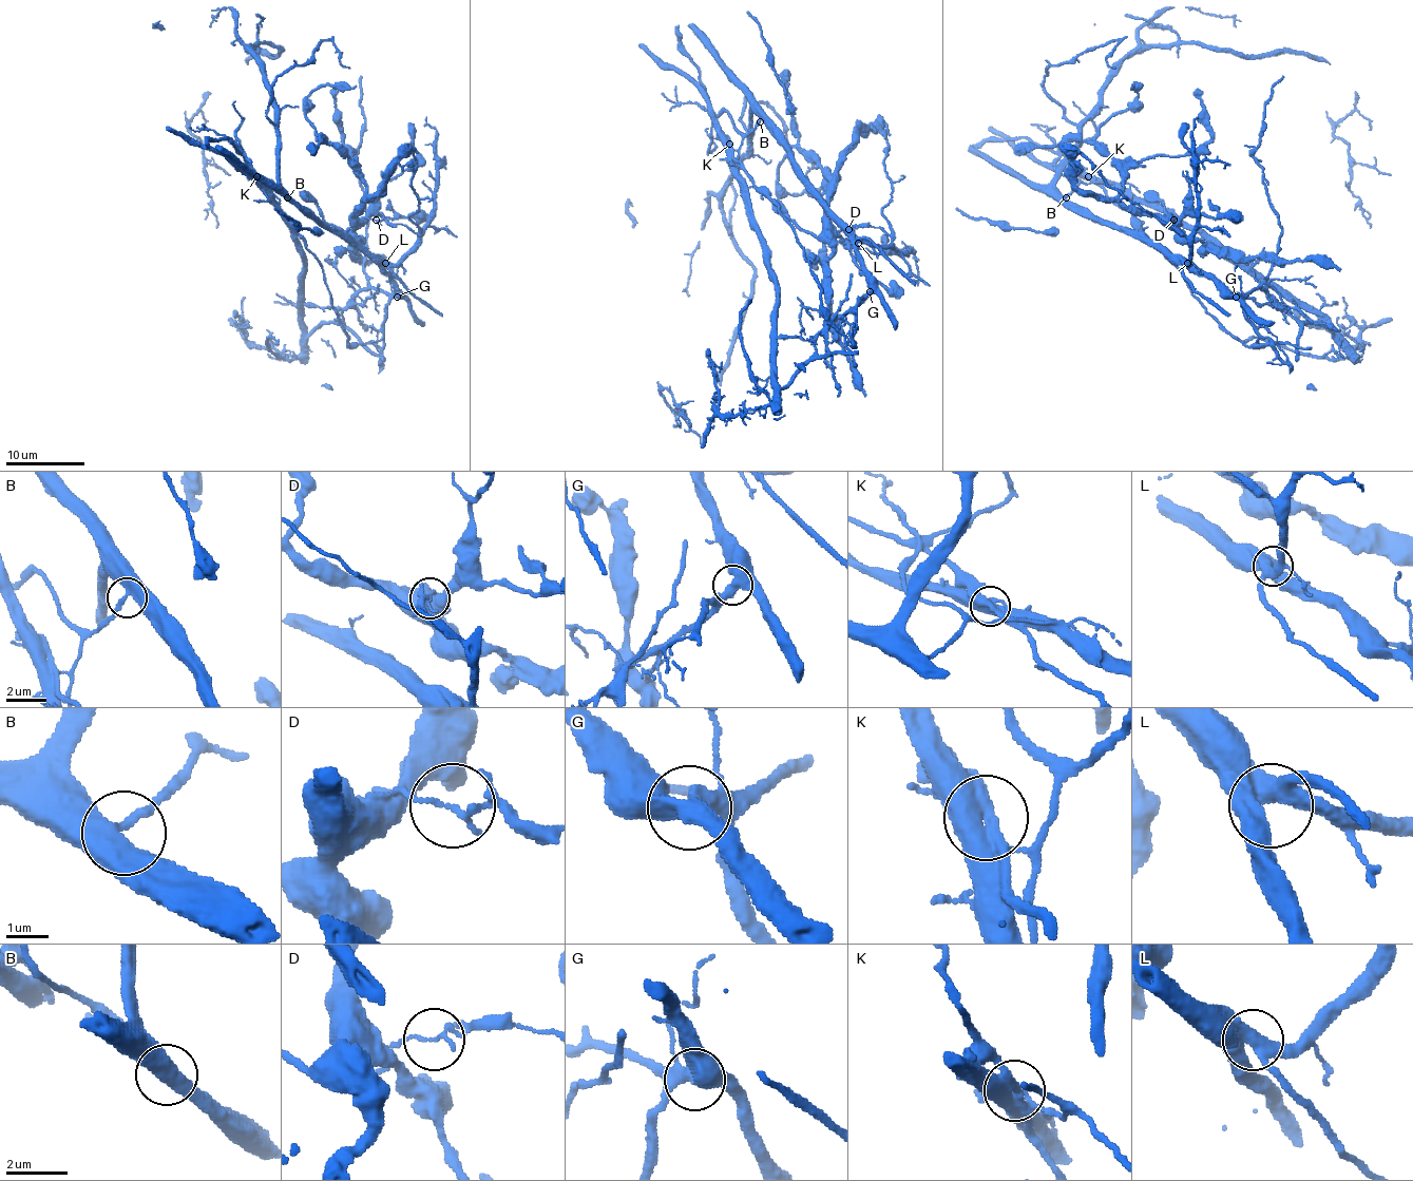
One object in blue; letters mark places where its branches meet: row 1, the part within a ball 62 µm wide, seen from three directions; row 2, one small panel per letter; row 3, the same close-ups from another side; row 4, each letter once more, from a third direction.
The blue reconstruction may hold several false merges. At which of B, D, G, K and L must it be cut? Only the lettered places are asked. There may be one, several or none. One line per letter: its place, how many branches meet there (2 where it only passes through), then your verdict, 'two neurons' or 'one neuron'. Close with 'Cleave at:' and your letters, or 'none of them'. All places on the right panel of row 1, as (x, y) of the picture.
B: (1066, 197) | 3 | one neuron
D: (1173, 220) | 2 | two neurons
G: (1236, 297) | 4 | one neuron
K: (1088, 176) | 4 | two neurons
L: (1187, 263) | 4 | one neuron
Cleave at: D, K

